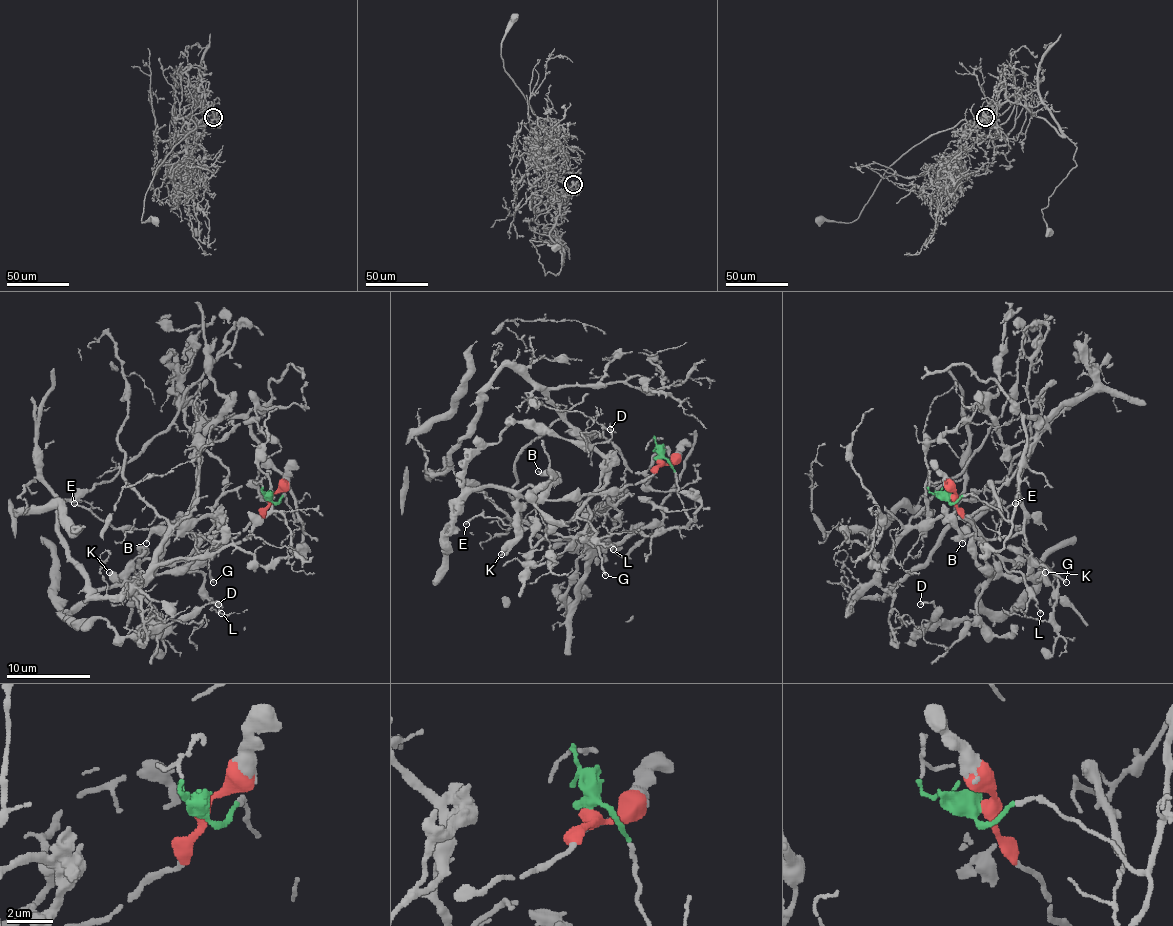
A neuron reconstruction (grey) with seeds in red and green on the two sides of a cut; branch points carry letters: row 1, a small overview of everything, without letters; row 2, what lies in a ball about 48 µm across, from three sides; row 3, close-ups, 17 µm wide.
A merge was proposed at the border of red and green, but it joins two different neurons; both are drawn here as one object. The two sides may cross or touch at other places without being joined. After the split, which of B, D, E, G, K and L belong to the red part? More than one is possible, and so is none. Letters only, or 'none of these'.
B, D, K, L

